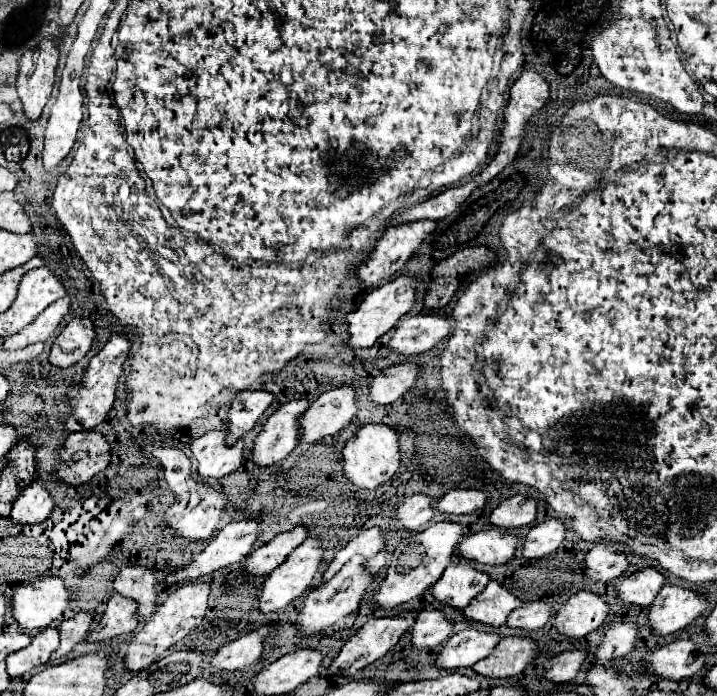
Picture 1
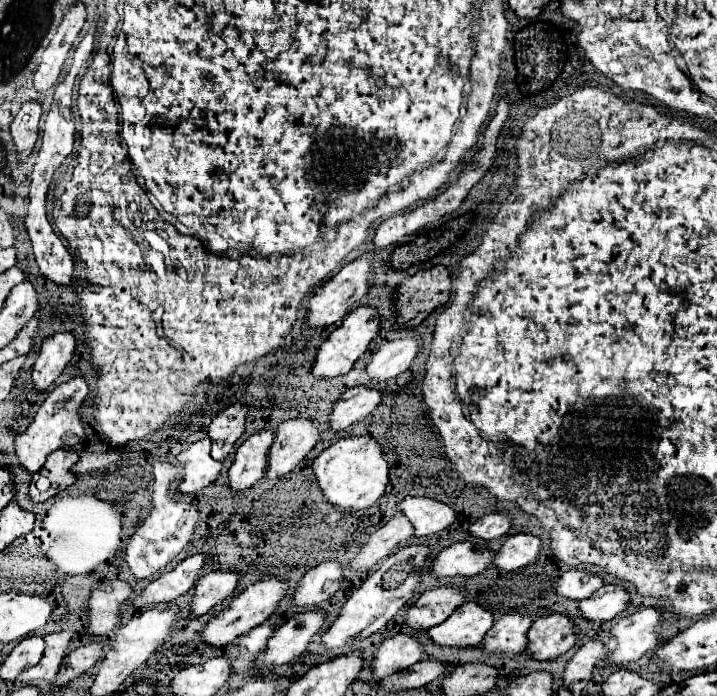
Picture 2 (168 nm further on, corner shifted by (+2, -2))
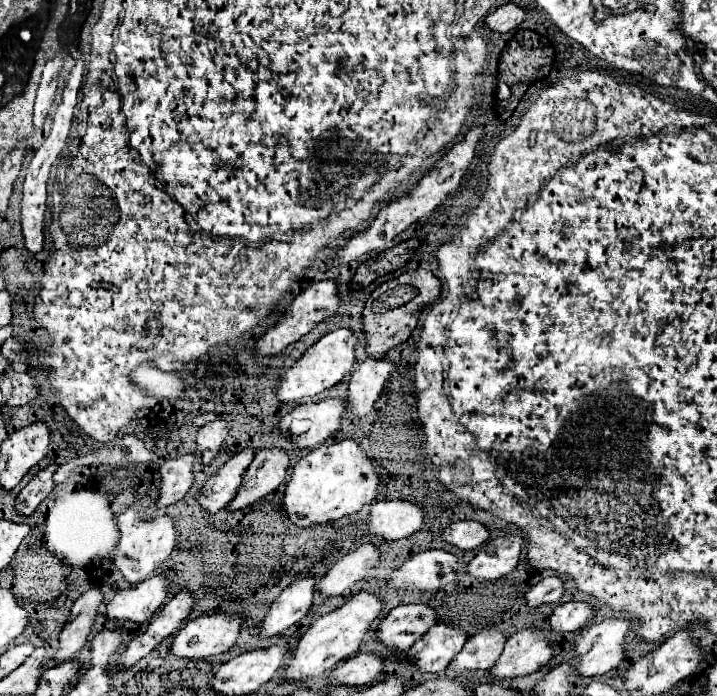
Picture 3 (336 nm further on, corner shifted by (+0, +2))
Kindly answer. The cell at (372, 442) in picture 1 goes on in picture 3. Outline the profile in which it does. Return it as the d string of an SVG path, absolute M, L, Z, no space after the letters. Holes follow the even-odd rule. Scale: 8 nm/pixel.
M352 438L342 442L324 444L304 456L292 470L292 478L286 486L282 504L286 514L296 526L324 524L348 514L356 514L366 504L372 504L374 496L374 464Z

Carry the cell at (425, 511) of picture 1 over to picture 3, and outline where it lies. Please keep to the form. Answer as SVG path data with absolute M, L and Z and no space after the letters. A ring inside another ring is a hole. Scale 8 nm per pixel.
M360 544L354 552L336 562L324 578L320 578L316 590L320 590L324 596L338 596L344 590L352 588L356 582L364 580L378 560L380 548L376 544Z

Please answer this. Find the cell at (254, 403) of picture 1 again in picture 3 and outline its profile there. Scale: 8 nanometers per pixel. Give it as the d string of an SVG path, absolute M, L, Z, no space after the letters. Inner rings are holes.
M226 420L208 422L198 430L198 440L196 440L198 454L202 454L204 464L210 464L210 460L214 460L220 454L222 442L226 440L228 434L230 434L230 424Z

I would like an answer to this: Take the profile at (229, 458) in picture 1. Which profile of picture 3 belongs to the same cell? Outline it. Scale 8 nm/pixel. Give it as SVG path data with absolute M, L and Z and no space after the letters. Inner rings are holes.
M184 454L178 458L168 460L160 468L160 478L162 478L162 490L156 506L170 506L178 500L182 500L188 490L194 484L194 466L200 464L200 454Z

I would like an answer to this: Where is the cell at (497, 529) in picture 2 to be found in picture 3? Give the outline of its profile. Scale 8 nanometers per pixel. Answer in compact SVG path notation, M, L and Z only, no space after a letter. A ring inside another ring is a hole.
M460 520L444 530L444 540L460 550L474 550L490 540L490 530L476 520Z

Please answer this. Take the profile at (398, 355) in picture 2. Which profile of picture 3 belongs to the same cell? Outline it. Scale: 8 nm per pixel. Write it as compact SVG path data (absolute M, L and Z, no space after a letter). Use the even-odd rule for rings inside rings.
M368 358L352 370L348 398L352 416L362 416L374 406L380 388L390 380L390 372L396 368L396 362L390 358Z

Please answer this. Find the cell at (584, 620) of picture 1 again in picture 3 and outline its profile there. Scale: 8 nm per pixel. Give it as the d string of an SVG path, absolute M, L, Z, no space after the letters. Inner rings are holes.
M524 628L506 640L504 652L490 672L496 678L526 676L546 666L552 658L554 644L544 638L544 630Z

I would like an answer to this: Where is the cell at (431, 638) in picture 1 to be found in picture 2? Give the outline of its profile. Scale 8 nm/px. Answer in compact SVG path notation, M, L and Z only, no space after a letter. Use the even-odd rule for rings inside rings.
M396 634L392 638L384 638L378 650L372 654L372 672L376 680L382 680L398 670L406 670L412 664L422 660L422 646L414 636Z

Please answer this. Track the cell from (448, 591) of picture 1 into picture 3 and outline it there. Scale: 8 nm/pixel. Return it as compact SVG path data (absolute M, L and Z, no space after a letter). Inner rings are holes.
M404 604L388 612L378 626L376 640L390 650L410 650L410 646L436 624L436 610L430 604Z

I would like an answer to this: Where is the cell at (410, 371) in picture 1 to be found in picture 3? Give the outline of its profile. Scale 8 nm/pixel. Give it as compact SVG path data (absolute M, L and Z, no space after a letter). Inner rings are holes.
M326 398L296 406L280 420L280 430L288 430L298 448L316 448L328 442L342 426L342 412L348 408L348 398Z

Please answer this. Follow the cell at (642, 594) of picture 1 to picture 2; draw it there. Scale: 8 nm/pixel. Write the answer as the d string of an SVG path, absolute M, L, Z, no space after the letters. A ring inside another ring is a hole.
M604 584L600 590L596 590L590 598L584 598L578 602L580 616L588 622L608 622L614 616L618 616L622 610L626 610L630 594L614 584Z

